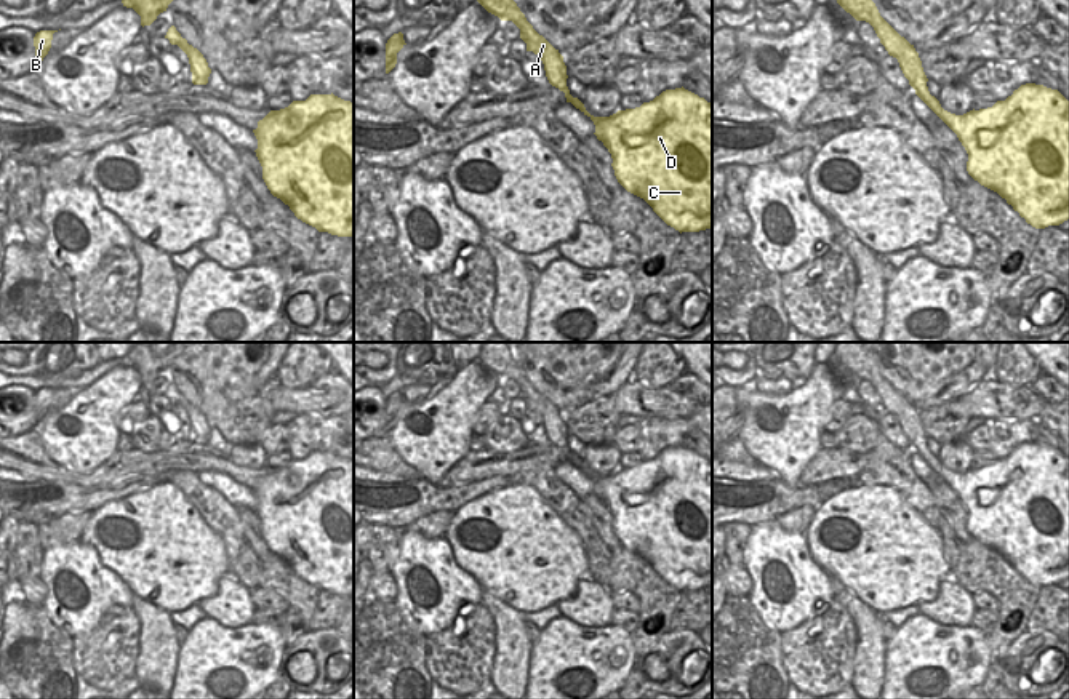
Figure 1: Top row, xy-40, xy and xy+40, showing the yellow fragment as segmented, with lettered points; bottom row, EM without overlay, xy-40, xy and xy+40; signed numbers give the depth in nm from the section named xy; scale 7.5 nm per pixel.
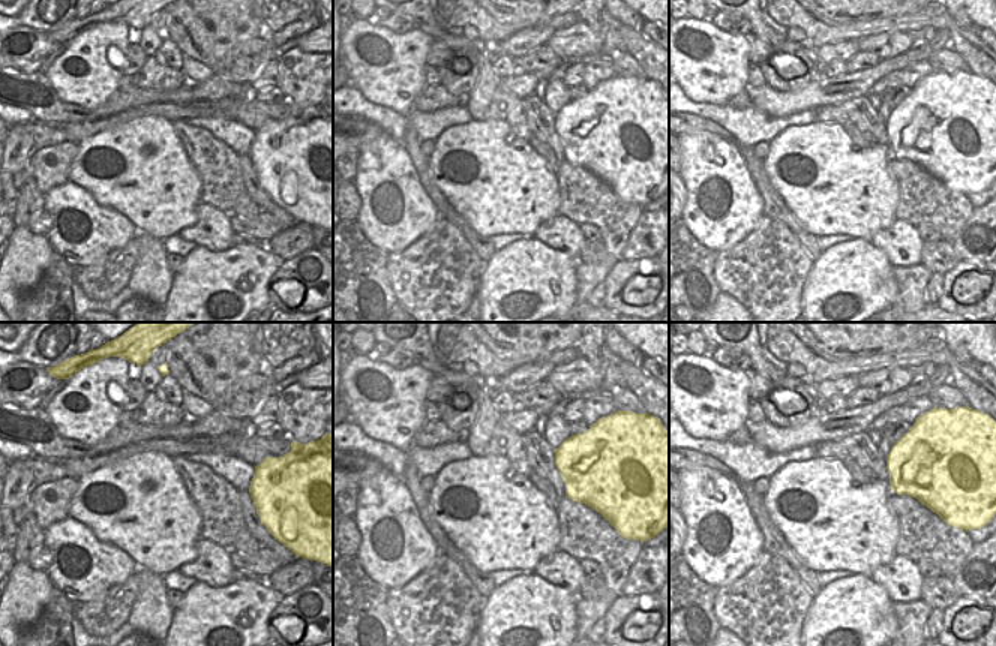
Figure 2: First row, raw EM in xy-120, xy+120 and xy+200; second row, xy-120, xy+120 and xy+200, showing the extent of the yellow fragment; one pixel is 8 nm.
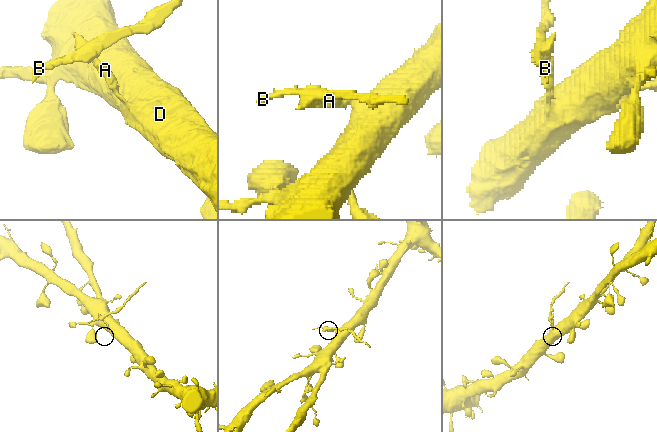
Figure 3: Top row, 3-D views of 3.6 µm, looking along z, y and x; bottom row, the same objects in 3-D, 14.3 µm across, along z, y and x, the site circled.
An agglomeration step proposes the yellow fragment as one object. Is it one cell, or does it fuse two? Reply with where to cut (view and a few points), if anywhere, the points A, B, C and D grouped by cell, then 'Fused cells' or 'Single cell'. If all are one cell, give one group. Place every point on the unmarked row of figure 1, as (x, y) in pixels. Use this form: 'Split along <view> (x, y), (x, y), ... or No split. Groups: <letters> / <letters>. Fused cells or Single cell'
Split along xy+40 (943, 467), (940, 475). Groups: A B / C D. Fused cells

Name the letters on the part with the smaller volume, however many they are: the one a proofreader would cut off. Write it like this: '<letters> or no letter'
A, B

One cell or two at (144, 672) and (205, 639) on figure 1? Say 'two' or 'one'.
two

